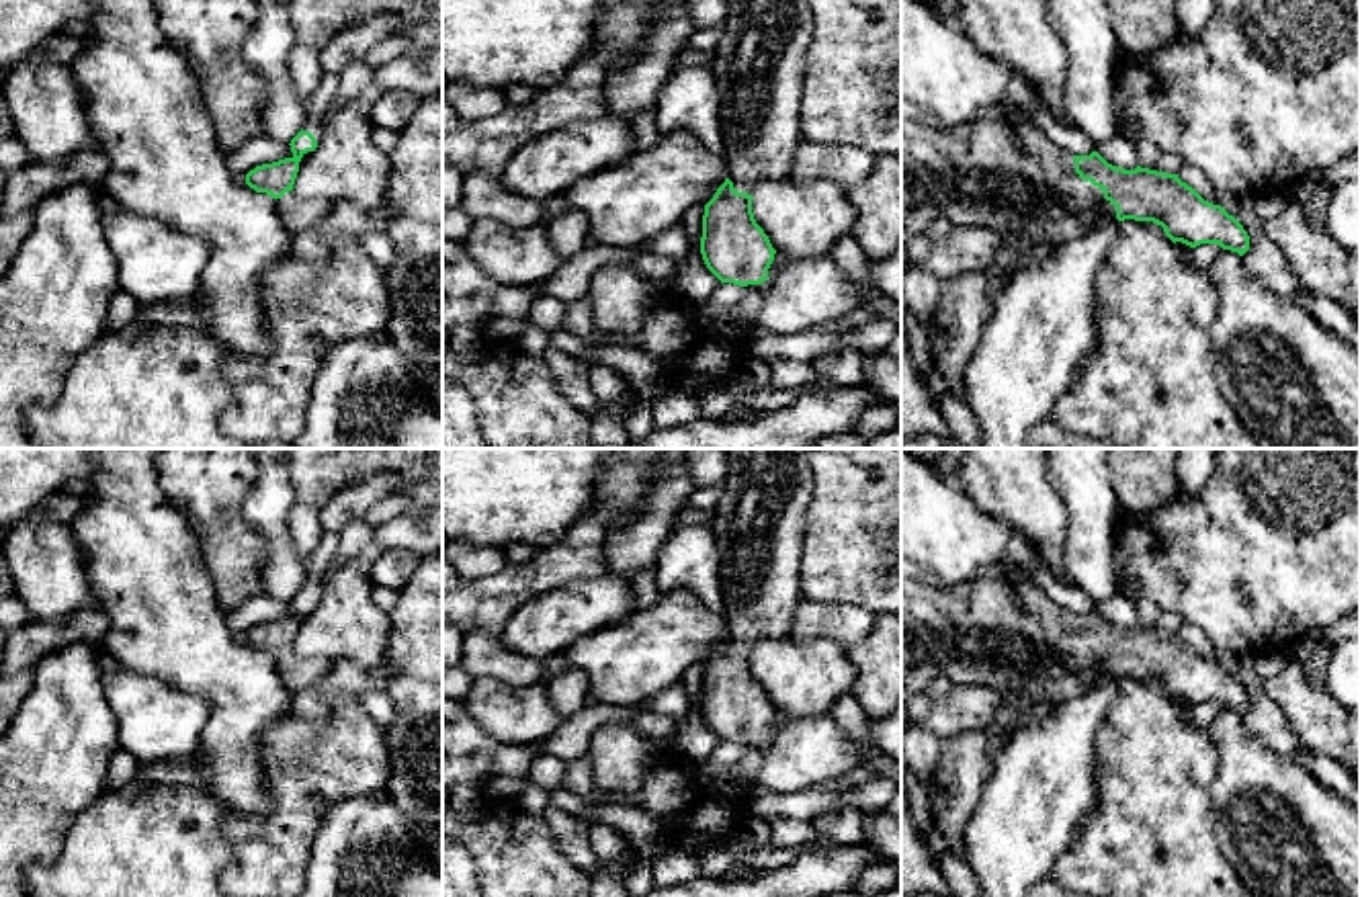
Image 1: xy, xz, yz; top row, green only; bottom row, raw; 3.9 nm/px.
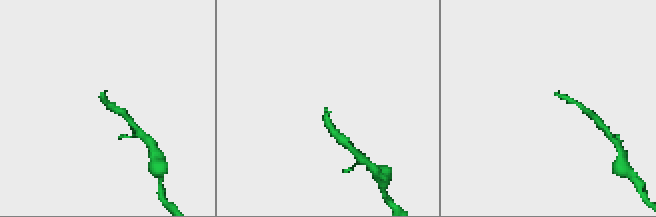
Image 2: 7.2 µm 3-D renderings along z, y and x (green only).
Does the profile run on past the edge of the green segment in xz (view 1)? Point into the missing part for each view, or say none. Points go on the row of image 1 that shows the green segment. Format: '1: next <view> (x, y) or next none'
1: next xz (758, 66)

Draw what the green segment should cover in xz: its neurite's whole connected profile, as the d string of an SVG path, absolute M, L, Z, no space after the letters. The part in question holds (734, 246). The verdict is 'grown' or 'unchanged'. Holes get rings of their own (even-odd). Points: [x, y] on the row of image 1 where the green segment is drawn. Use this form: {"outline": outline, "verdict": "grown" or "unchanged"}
{"outline": "M727 0L709 70L721 98L725 182L705 205L700 254L721 281L760 285L776 250L752 213L760 180L791 178L813 39L809 0Z", "verdict": "grown"}

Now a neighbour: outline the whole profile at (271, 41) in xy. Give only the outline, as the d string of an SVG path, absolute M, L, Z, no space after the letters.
M254 0L254 6L256 16L246 31L242 55L266 90L262 133L291 143L307 119L305 102L297 96L291 74L299 47L291 23L291 0Z

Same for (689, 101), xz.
M709 66L672 74L657 94L655 127L662 137L690 131L705 147L723 154L721 98Z

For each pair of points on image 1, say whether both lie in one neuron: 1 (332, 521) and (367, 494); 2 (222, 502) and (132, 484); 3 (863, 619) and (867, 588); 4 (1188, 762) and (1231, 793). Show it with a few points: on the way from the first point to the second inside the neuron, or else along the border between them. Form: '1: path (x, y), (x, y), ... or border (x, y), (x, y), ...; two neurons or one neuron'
1: path (341, 513), (359, 498); one neuron
2: border (156, 470), (160, 490), (191, 529); two neurons
3: border (818, 601), (859, 605), (875, 617); two neurons
4: border (1207, 734), (1217, 754), (1211, 789), (1215, 830); two neurons

